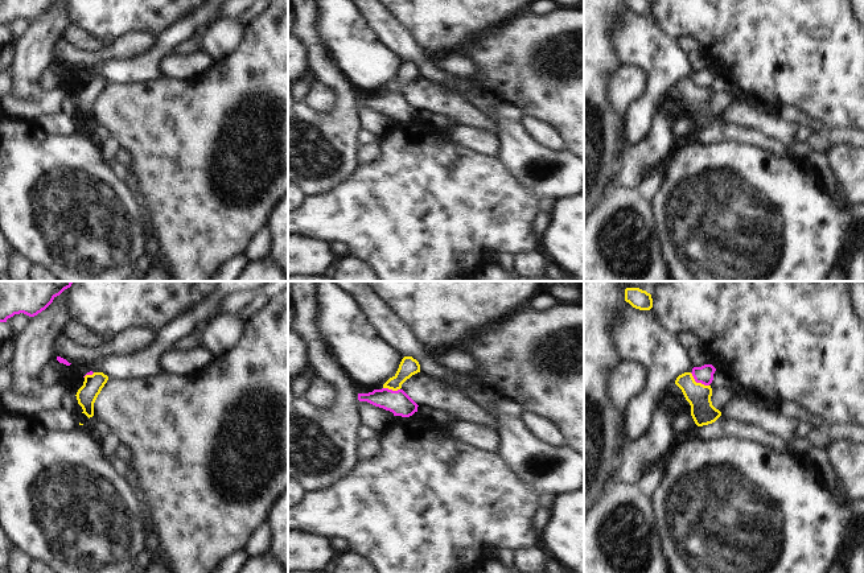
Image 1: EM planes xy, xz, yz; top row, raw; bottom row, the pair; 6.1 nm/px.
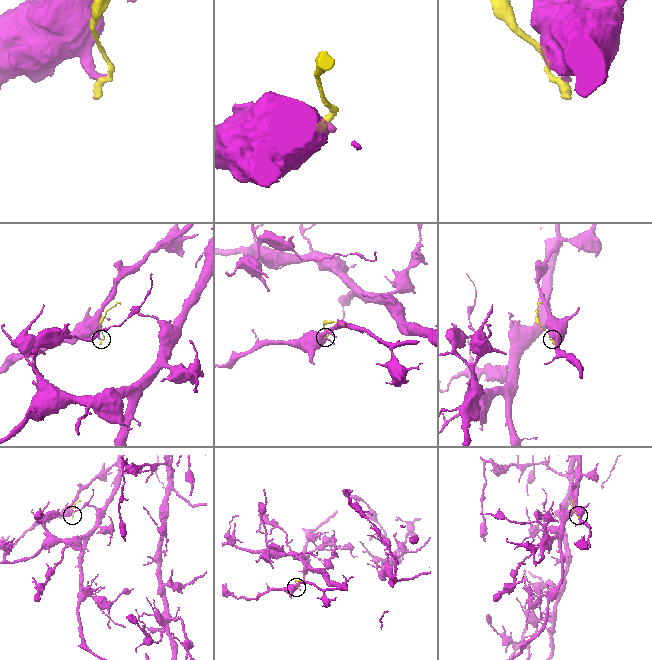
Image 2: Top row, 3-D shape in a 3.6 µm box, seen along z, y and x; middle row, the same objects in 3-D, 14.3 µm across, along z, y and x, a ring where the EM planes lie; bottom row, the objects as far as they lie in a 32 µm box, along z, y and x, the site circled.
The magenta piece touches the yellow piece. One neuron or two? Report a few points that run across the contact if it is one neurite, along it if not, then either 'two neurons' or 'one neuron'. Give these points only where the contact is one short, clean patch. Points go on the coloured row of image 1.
line yz (690, 372), (696, 382), (708, 386); two neurons

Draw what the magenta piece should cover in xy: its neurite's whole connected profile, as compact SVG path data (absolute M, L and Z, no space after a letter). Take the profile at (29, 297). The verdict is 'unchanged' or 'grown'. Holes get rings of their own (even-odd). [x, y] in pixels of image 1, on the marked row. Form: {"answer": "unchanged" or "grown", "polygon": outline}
{"answer": "unchanged", "polygon": "M0 281L0 322L15 314L34 317L74 281Z"}

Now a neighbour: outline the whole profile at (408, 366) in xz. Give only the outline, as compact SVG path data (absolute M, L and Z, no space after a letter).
M404 356L399 364L396 374L383 384L383 388L398 391L402 388L402 384L407 379L410 379L412 375L417 372L420 372L419 362L412 356Z

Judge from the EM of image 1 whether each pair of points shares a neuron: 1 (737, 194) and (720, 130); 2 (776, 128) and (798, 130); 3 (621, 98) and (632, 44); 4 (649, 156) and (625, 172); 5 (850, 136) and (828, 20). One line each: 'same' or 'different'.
1: different
2: same
3: different
4: same
5: different

